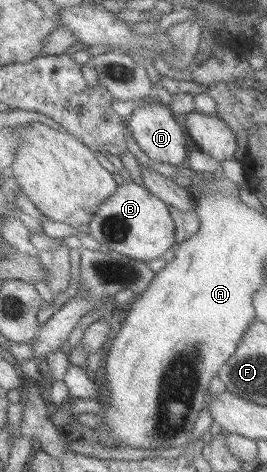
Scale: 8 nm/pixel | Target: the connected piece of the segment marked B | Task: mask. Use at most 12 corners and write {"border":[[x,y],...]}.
{"border":[[131,180],[92,215],[99,248],[138,262],[176,245],[165,202]]}

